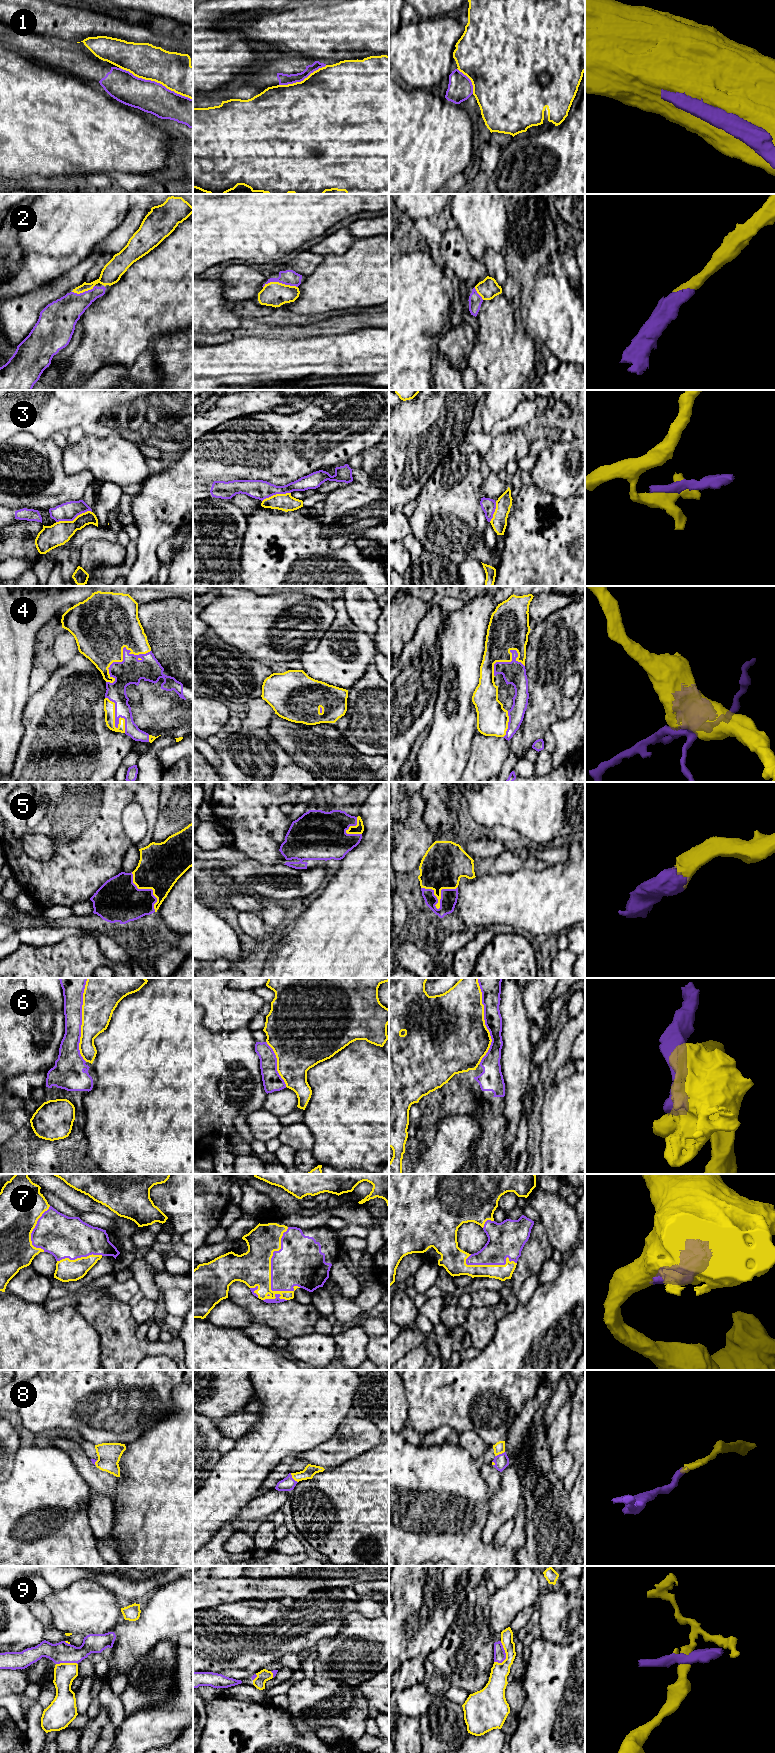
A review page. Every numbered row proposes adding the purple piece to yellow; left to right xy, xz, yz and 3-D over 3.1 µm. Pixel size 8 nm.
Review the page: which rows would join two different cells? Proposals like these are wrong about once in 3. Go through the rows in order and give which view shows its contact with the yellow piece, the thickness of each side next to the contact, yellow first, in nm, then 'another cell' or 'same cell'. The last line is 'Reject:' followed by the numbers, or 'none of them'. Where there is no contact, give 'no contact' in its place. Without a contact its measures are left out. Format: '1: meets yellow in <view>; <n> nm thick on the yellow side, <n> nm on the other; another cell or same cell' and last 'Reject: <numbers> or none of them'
1: meets yellow in xy; 300 nm thick on the yellow side, 260 nm on the other; another cell
2: meets yellow in xz; 200 nm thick on the yellow side, 130 nm on the other; same cell
3: meets yellow in xy; 190 nm thick on the yellow side, 150 nm on the other; another cell
4: meets yellow in xy; 400 nm thick on the yellow side, 200 nm on the other; same cell
5: meets yellow in yz; 340 nm thick on the yellow side, 130 nm on the other; same cell
6: meets yellow in yz; 500 nm thick on the yellow side, 150 nm on the other; another cell
7: meets yellow in xz; 280 nm thick on the yellow side, 380 nm on the other; same cell
8: meets yellow in xz; 100 nm thick on the yellow side, 110 nm on the other; same cell
9: meets yellow in yz; 150 nm thick on the yellow side, 100 nm on the other; another cell
Reject: 1, 3, 6, 9

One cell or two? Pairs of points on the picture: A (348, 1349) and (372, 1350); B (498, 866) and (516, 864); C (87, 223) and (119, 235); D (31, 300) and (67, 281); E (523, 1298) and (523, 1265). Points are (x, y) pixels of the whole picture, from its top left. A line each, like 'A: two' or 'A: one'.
A: two
B: one
C: two
D: one
E: two

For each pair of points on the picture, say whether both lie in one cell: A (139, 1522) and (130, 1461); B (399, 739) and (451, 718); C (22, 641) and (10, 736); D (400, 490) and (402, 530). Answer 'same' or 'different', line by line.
A: same
B: different
C: same
D: different

